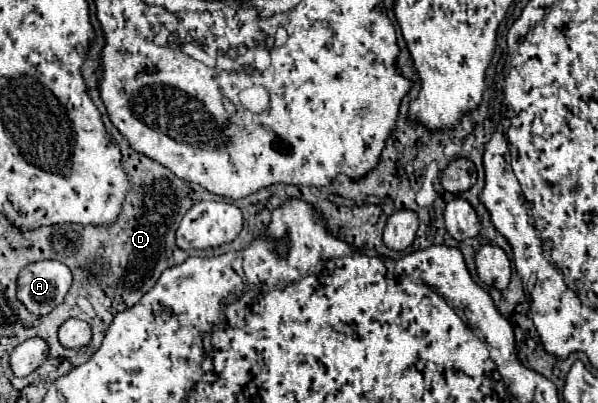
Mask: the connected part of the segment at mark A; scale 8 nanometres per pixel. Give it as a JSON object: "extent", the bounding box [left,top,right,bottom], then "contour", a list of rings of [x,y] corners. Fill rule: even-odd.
{"extent":[18,260,72,314],"contour":[[[42,260],[28,264],[18,274],[18,300],[30,314],[50,314],[72,286],[70,270],[56,260]]]}

